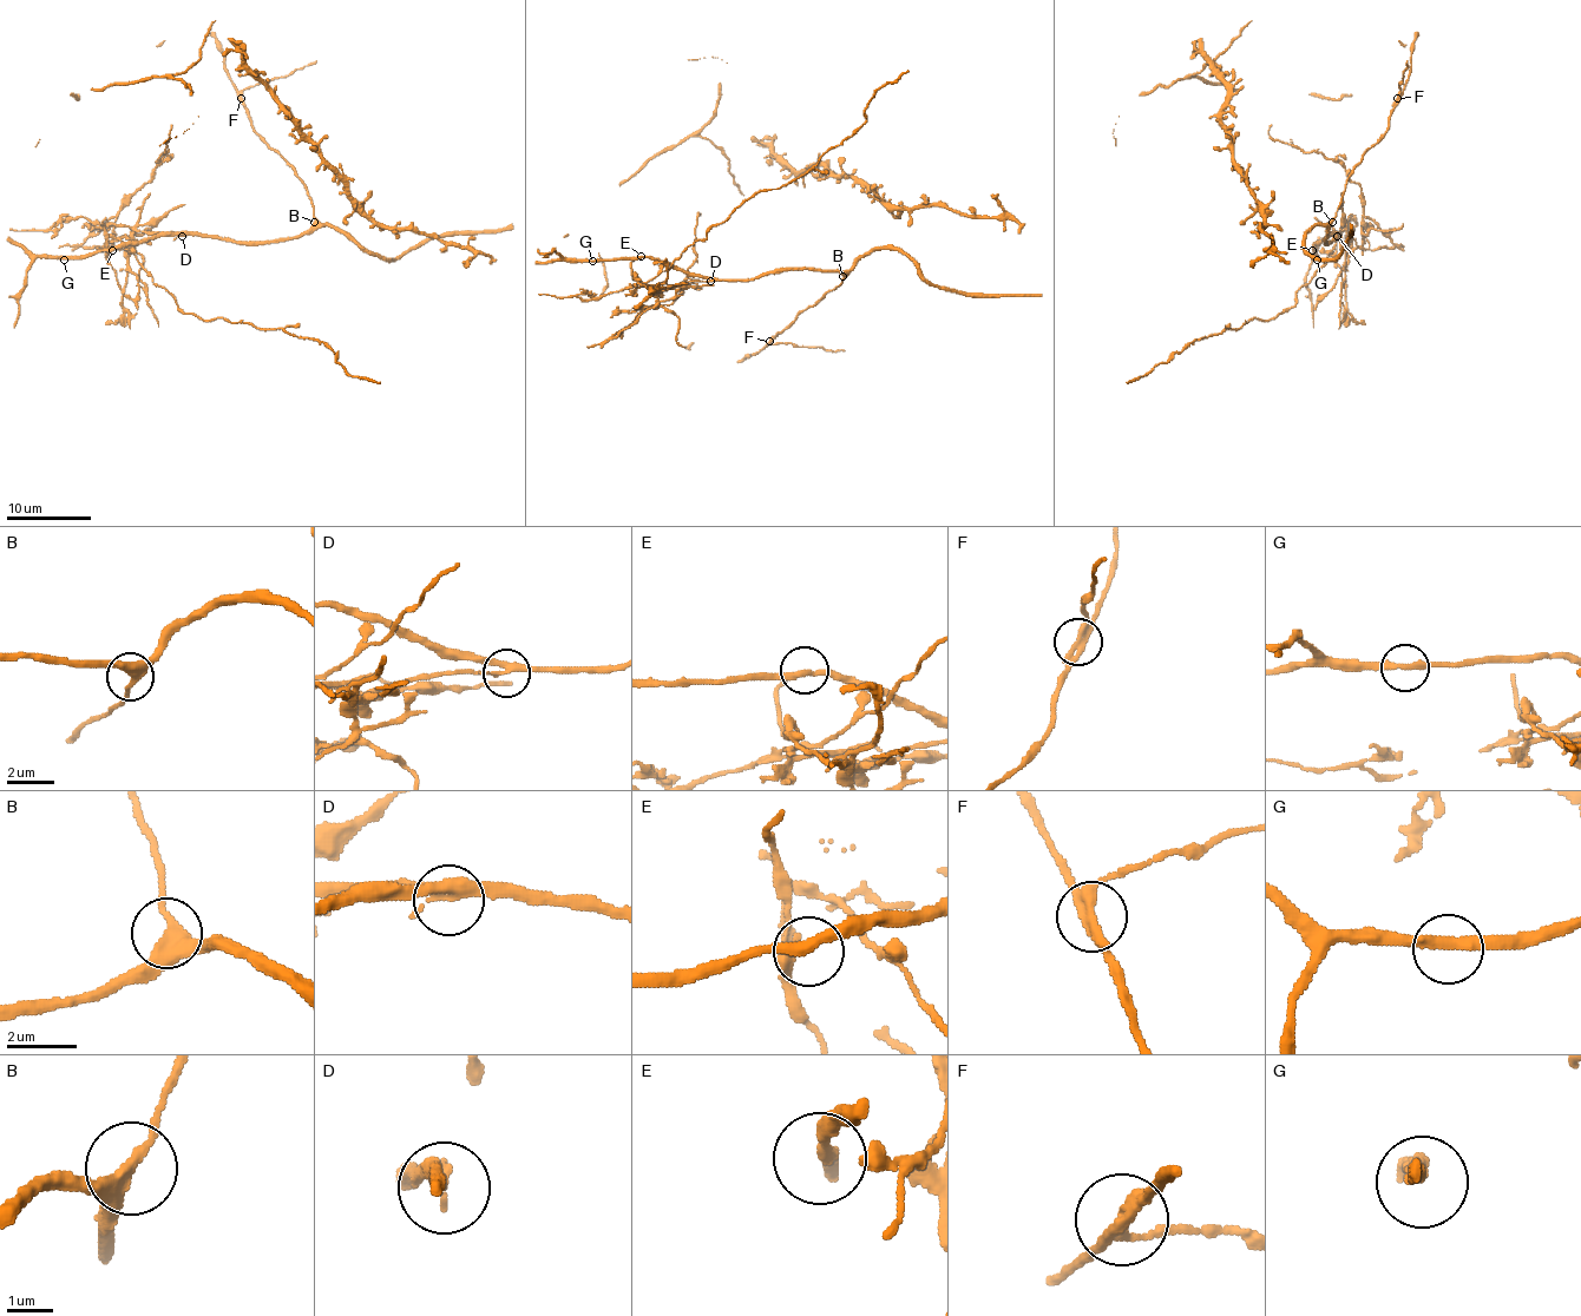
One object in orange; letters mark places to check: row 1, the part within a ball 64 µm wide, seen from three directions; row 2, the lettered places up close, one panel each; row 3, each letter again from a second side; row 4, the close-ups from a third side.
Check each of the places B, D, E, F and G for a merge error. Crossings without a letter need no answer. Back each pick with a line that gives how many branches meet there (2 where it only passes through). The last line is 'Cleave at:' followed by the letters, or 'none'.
D: 3
F: 3
Cleave at: D, F

